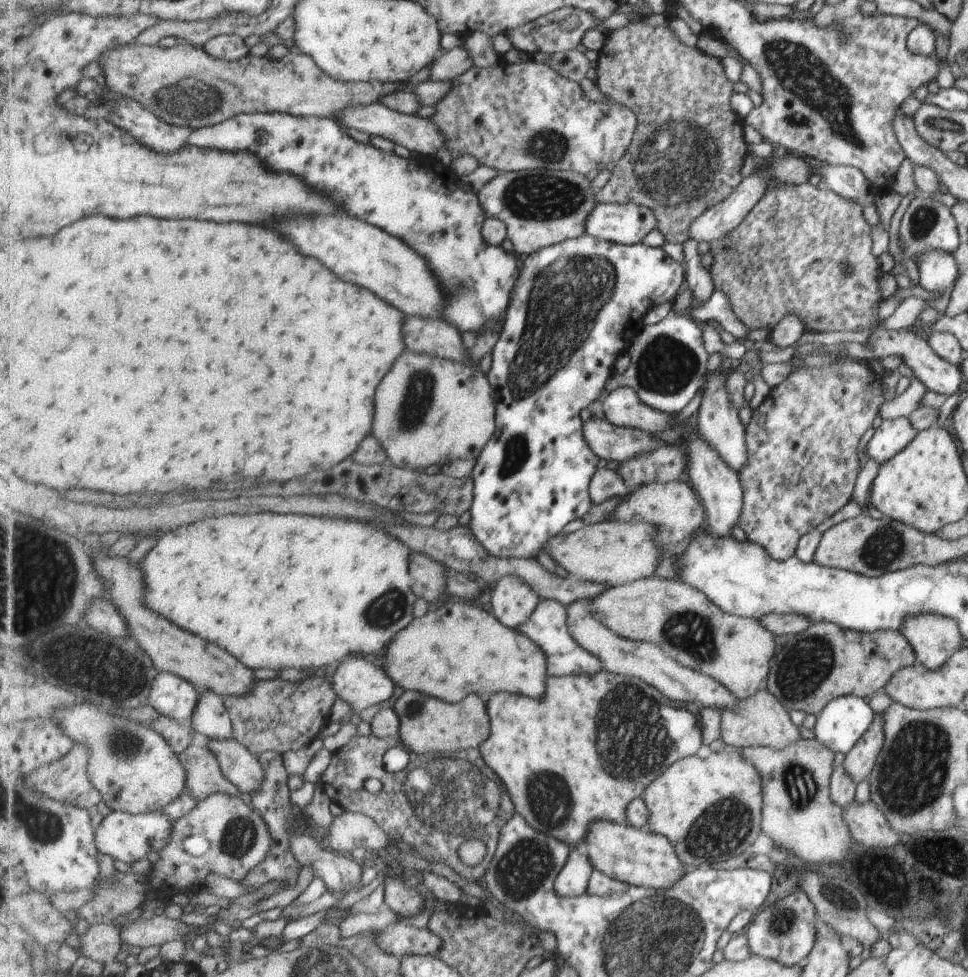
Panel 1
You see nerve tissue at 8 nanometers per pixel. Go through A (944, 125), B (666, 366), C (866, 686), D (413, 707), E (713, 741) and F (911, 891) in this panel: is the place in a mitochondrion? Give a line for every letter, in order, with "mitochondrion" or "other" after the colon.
A: mitochondrion
B: mitochondrion
C: other
D: mitochondrion
E: other
F: other

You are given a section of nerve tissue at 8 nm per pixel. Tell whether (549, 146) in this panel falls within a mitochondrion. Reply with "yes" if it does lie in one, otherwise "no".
yes

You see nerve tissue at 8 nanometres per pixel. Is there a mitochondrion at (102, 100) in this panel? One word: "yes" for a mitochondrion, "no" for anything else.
no

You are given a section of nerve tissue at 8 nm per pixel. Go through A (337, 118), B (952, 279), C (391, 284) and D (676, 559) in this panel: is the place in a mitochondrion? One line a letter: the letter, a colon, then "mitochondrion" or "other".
A: other
B: other
C: other
D: other

